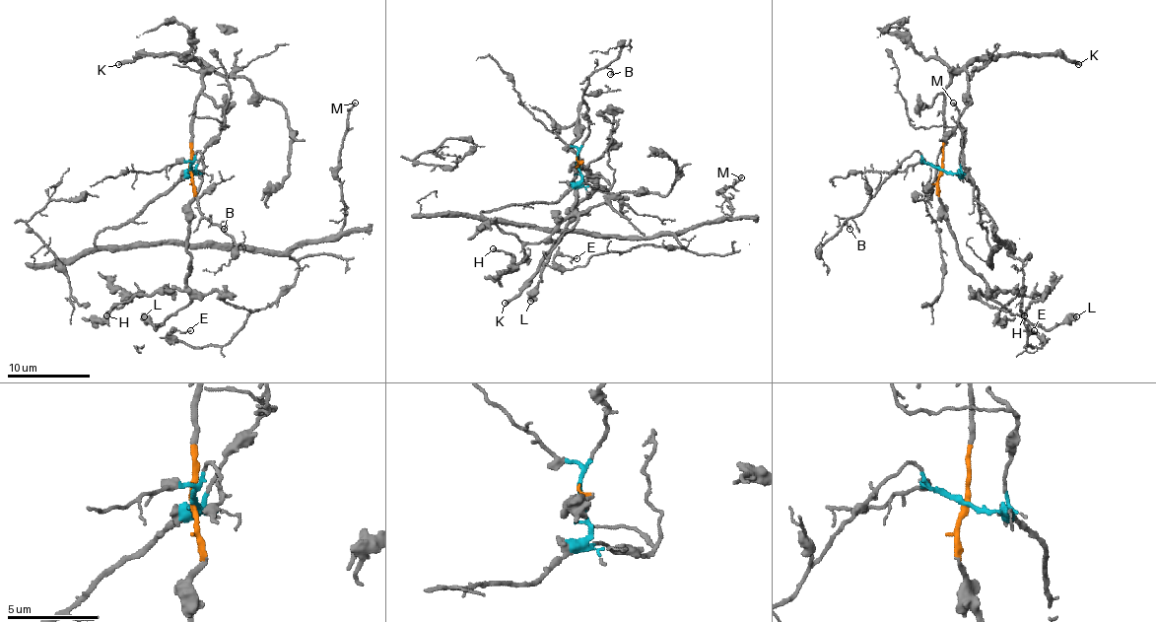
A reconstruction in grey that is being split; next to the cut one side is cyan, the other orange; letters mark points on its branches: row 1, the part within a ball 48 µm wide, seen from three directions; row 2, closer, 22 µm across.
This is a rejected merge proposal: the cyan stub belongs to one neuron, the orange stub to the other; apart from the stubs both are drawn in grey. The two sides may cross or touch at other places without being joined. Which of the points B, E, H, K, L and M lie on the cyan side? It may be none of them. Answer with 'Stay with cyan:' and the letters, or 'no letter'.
Stay with cyan: B, E, M

